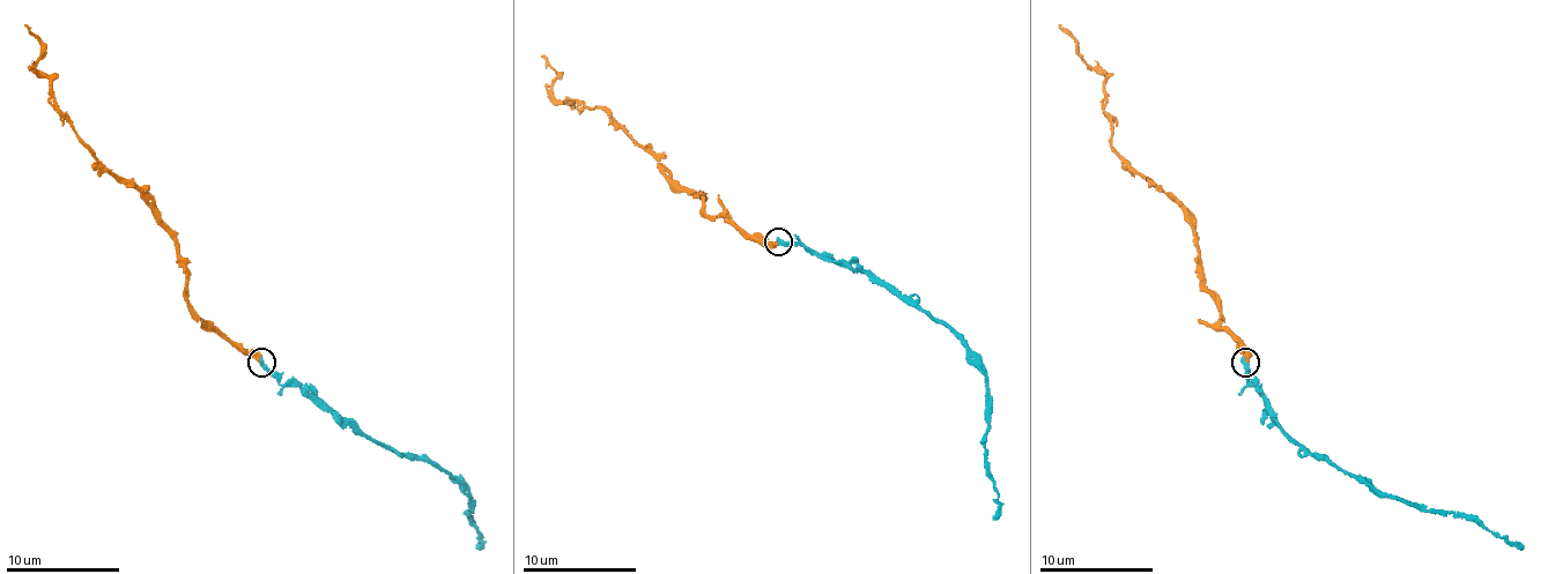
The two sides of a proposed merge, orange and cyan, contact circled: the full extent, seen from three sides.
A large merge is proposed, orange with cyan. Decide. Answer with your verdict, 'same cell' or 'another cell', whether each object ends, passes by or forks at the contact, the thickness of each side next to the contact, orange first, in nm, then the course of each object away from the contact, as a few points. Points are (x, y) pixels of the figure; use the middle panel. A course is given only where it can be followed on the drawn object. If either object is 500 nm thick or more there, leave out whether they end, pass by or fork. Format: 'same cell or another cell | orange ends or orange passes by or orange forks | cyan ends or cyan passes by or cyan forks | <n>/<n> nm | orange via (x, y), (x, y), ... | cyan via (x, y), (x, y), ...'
same cell | orange ends | cyan ends | 320/320 nm | orange via (779, 240), (747, 238), (704, 213), (599, 107), (560, 102), (556, 71), (542, 56) | cyan via (779, 240), (864, 269), (961, 341), (984, 372), (984, 460), (998, 491), (992, 520)

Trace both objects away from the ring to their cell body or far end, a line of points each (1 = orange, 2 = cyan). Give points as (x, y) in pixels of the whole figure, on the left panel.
1: (263, 362), (230, 344), (187, 302), (177, 233), (82, 144), (34, 65), (39, 39), (26, 25)
2: (263, 362), (364, 435), (424, 455), (450, 475), (467, 492), (481, 535), (475, 549)

